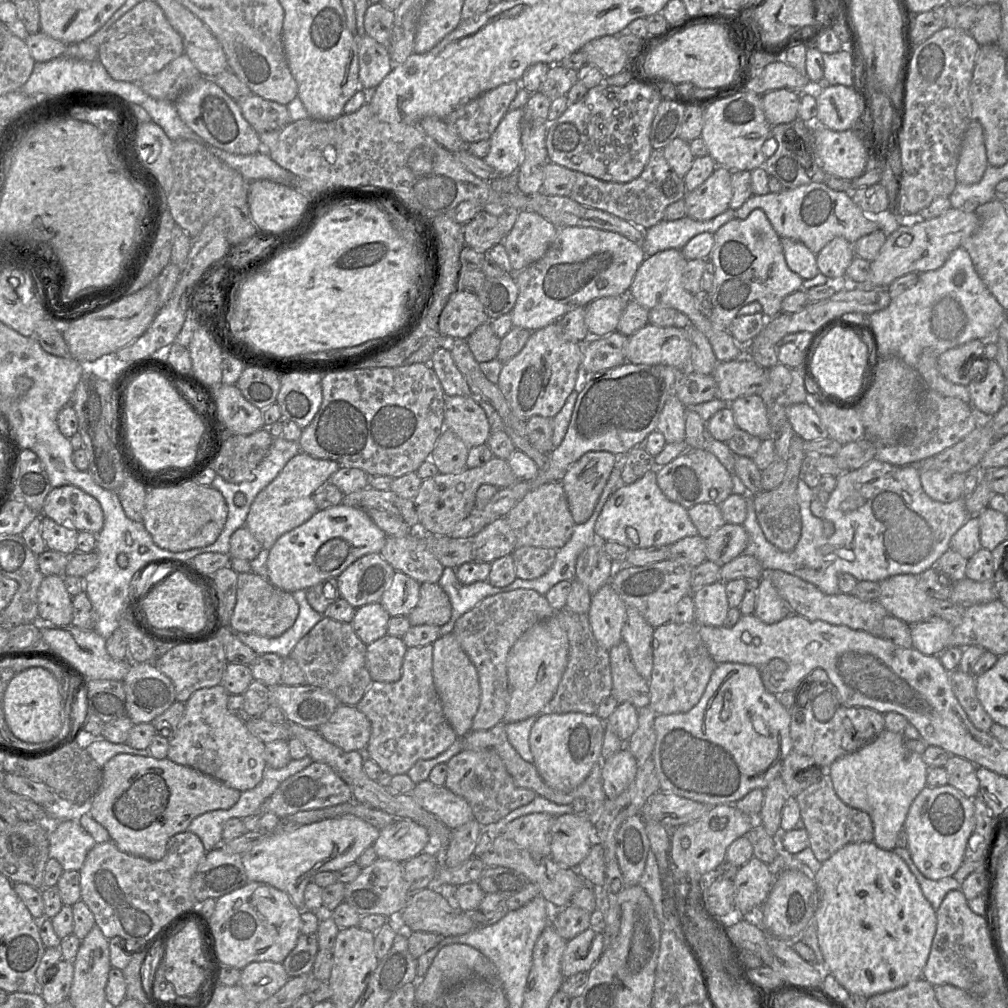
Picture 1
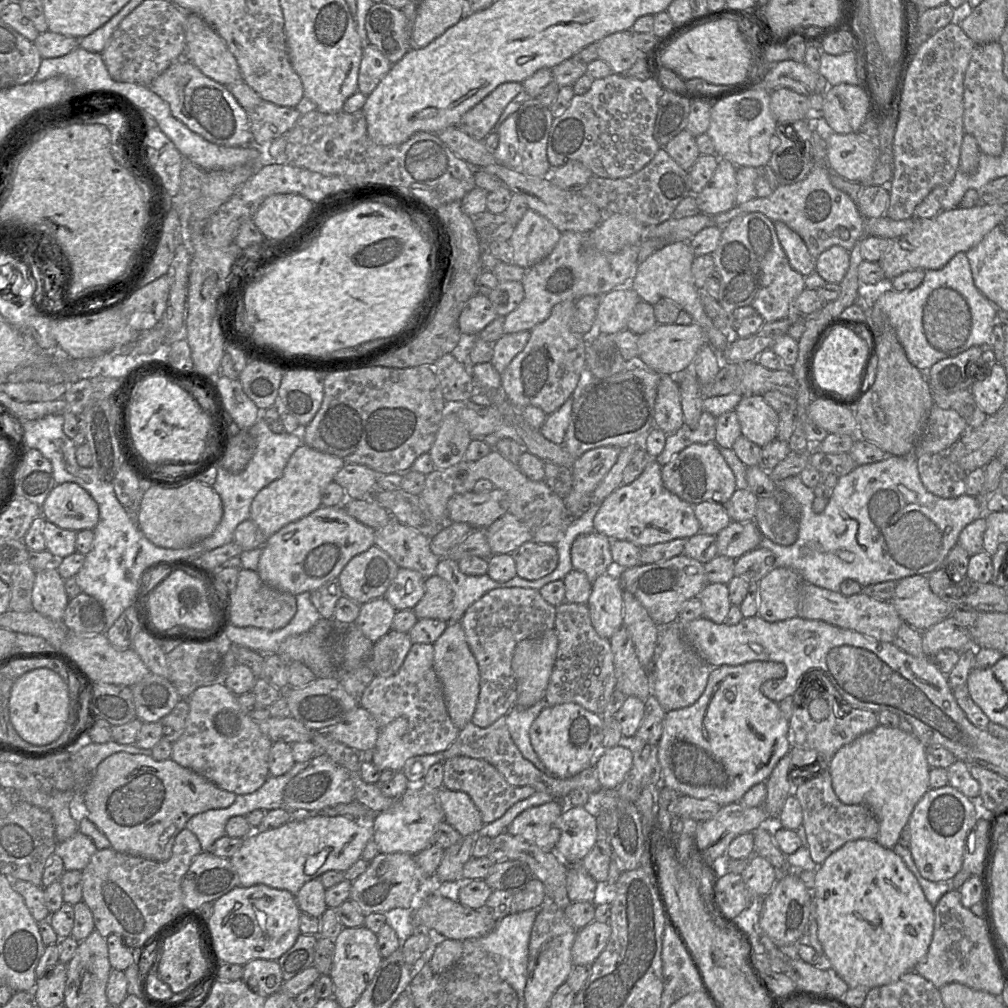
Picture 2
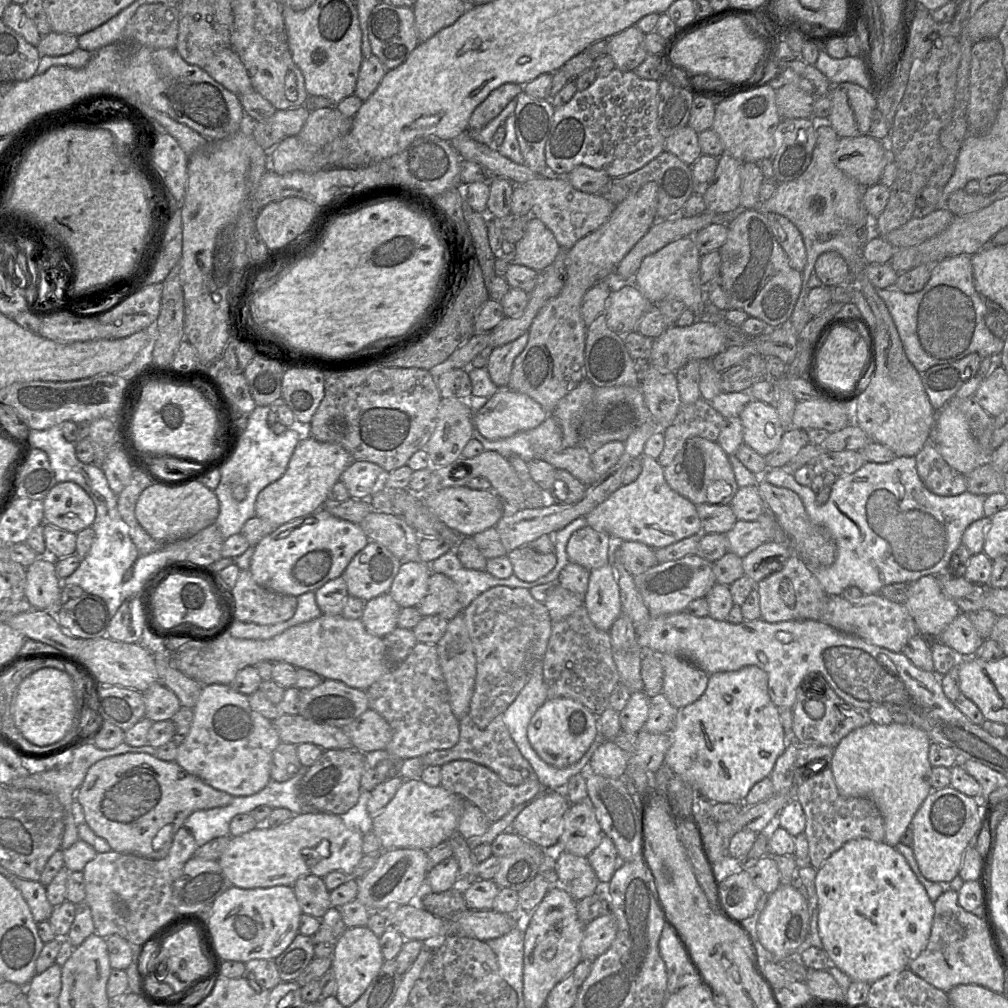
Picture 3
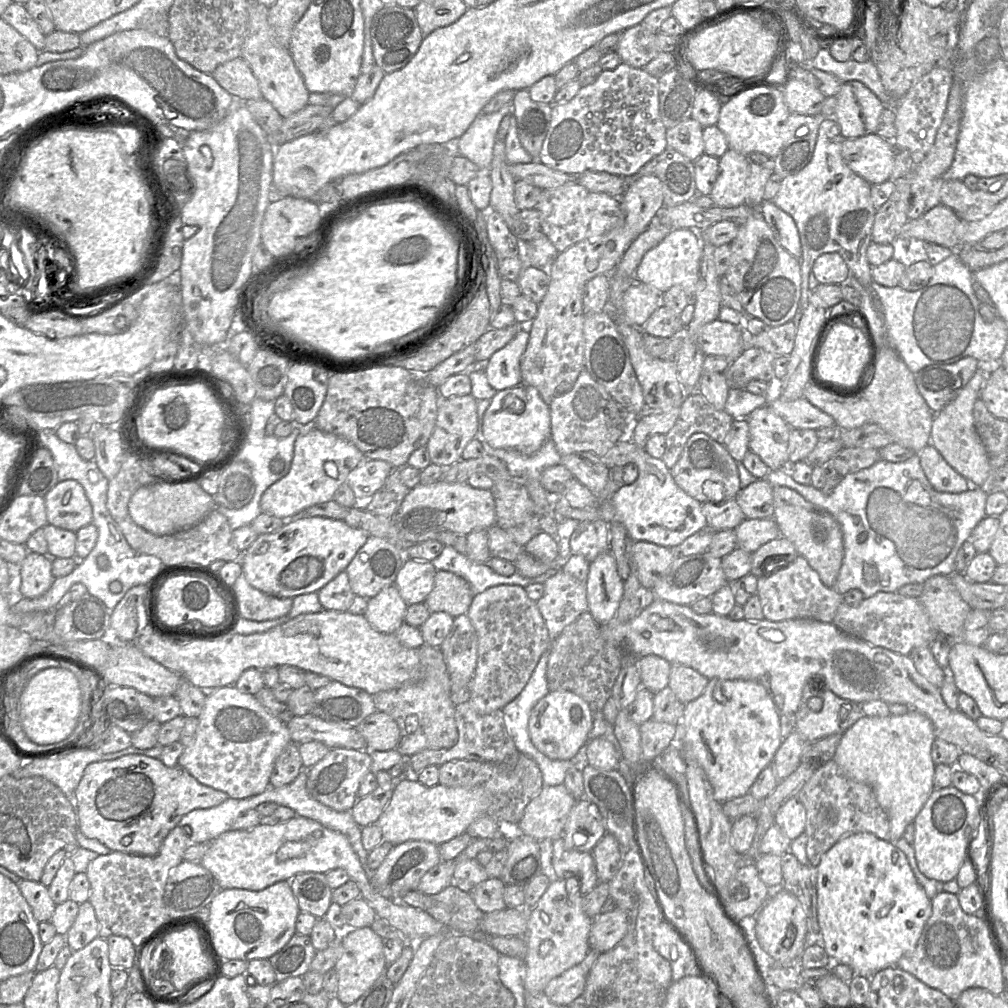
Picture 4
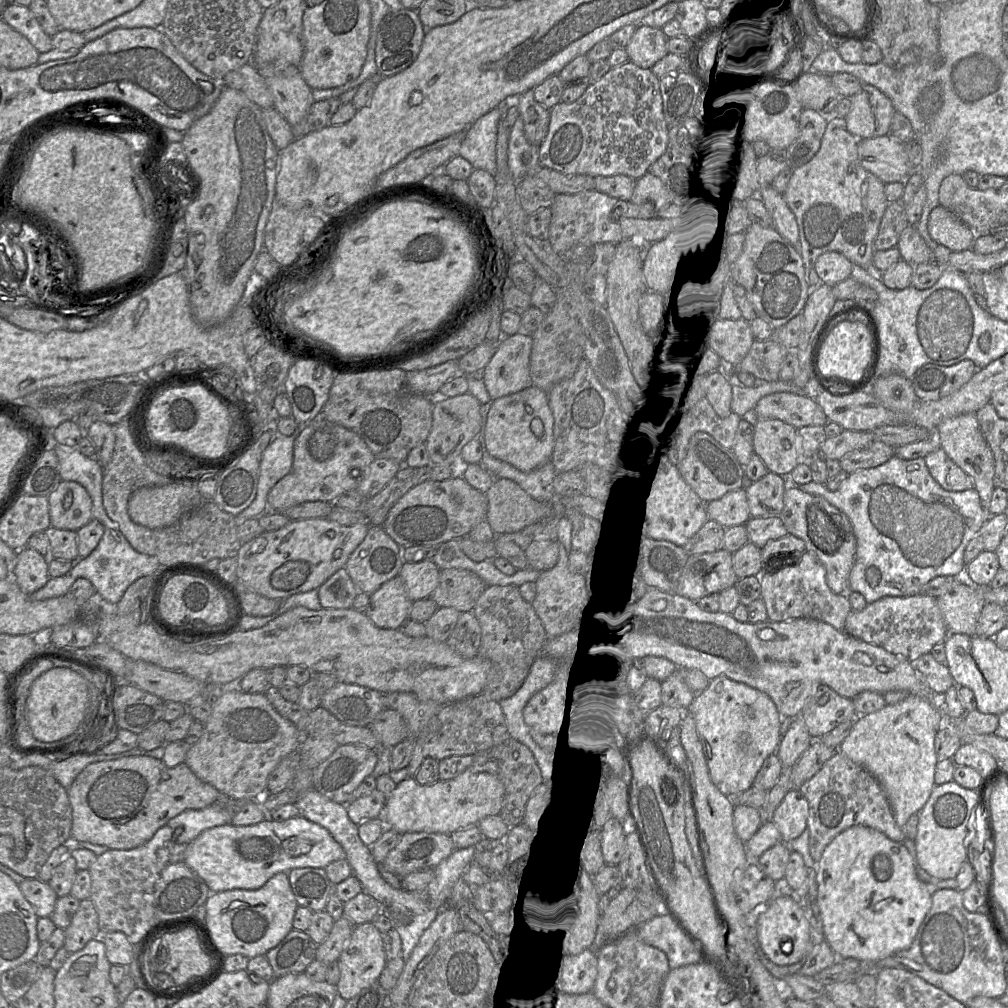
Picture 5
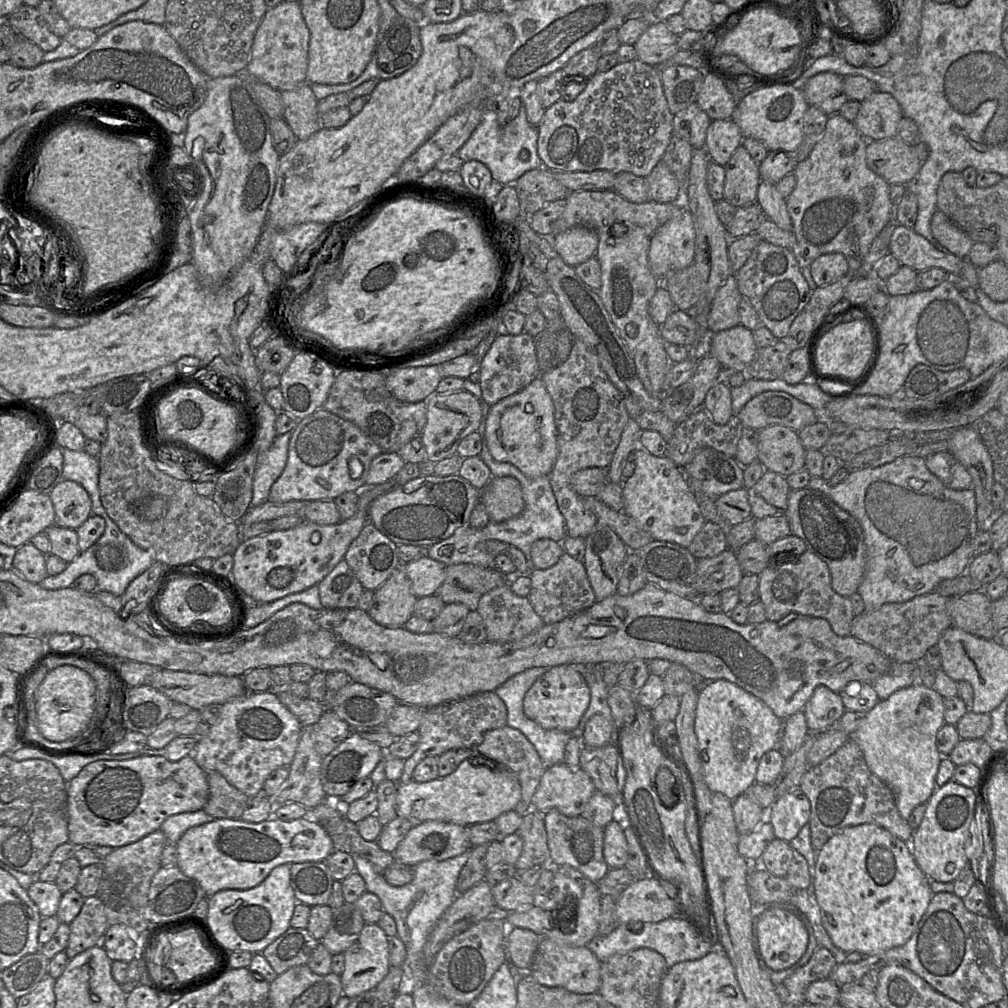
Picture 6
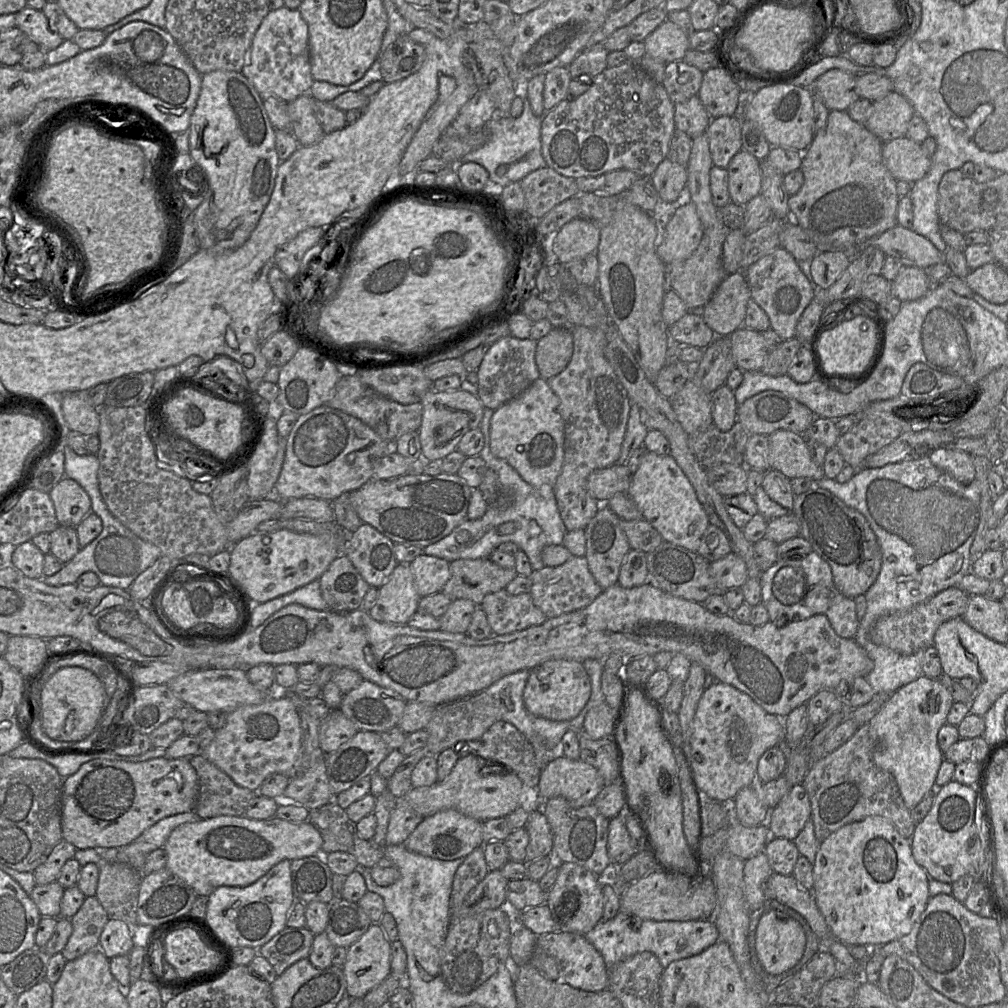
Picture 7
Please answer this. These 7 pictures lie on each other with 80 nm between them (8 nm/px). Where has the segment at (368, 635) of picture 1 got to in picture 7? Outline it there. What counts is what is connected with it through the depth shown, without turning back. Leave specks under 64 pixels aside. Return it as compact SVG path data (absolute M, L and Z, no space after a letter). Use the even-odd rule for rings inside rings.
M398 563L378 588L376 602L367 612L382 623L407 624L417 612L420 598L409 564Z

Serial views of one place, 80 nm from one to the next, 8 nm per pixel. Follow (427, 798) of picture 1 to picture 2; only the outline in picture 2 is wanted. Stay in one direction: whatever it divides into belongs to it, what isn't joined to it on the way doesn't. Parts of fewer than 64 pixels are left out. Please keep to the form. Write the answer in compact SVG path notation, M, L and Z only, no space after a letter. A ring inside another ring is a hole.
M441 787L434 793L444 811L445 821L463 837L480 831L484 825L480 812L465 792Z

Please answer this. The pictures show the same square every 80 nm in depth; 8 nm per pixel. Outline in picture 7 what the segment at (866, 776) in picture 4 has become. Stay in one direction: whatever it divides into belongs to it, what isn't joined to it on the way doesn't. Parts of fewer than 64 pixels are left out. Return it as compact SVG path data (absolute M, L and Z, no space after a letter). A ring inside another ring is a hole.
M920 676L892 693L881 710L869 721L873 739L873 761L875 765L895 778L905 806L912 810L923 797L937 789L936 776L944 759L937 740L939 729L947 723L947 715L953 704L949 690L938 680Z

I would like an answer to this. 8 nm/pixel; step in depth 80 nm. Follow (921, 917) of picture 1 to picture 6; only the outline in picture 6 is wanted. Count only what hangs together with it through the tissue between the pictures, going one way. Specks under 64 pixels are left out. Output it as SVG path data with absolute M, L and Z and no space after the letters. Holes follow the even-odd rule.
M872 823L845 827L824 844L817 854L817 860L814 867L814 893L821 911L822 924L833 943L846 953L857 951L864 955L874 955L904 945L914 933L919 921L925 914L933 895L930 889L929 878L921 871L913 858L910 842L904 842L885 828Z

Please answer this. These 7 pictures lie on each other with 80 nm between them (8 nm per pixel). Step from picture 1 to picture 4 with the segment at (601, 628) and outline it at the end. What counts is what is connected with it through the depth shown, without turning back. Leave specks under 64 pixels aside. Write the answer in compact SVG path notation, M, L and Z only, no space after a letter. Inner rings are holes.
M610 551L598 555L589 563L586 582L589 612L599 625L614 619L623 598L623 581Z

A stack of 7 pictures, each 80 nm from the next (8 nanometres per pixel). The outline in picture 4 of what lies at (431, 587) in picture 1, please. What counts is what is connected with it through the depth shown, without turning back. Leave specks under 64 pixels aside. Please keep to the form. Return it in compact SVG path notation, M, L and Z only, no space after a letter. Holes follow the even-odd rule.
M439 570L435 574L433 589L424 603L431 613L446 612L455 618L467 614L474 596L464 578L453 572Z

